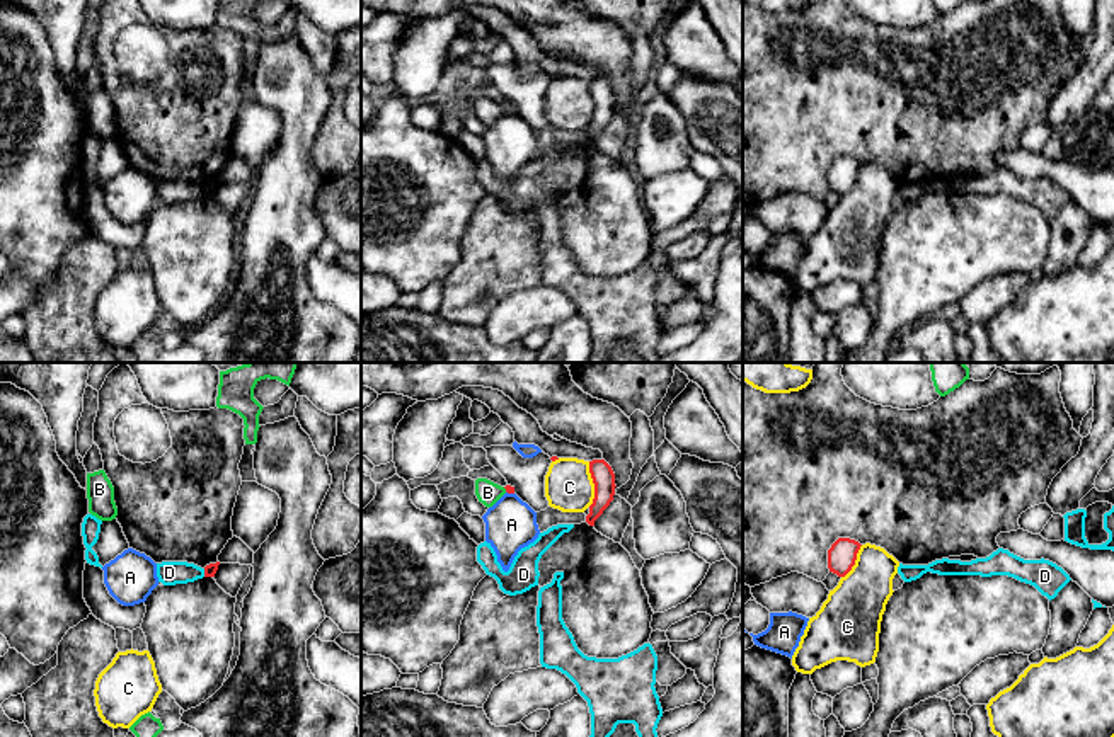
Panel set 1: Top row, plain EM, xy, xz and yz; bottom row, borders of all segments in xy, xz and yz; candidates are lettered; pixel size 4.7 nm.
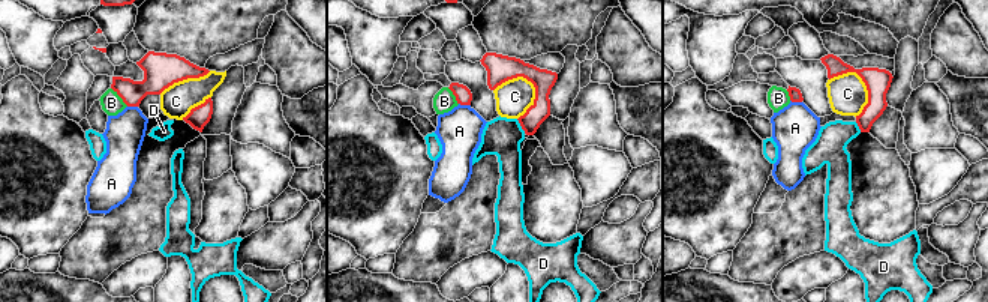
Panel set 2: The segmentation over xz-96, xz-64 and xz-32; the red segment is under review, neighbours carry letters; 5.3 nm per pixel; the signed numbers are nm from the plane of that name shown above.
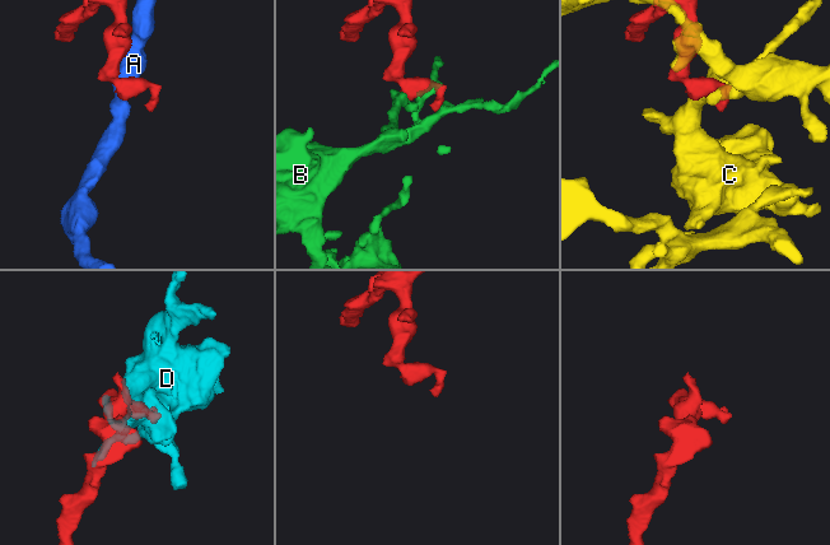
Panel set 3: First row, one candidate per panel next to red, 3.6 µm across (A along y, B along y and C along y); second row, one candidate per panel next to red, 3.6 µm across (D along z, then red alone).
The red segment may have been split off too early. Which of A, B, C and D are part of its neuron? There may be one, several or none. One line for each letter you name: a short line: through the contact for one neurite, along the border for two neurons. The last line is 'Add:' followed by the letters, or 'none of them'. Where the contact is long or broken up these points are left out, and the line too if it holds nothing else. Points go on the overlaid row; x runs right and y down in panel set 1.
Add: none of them

